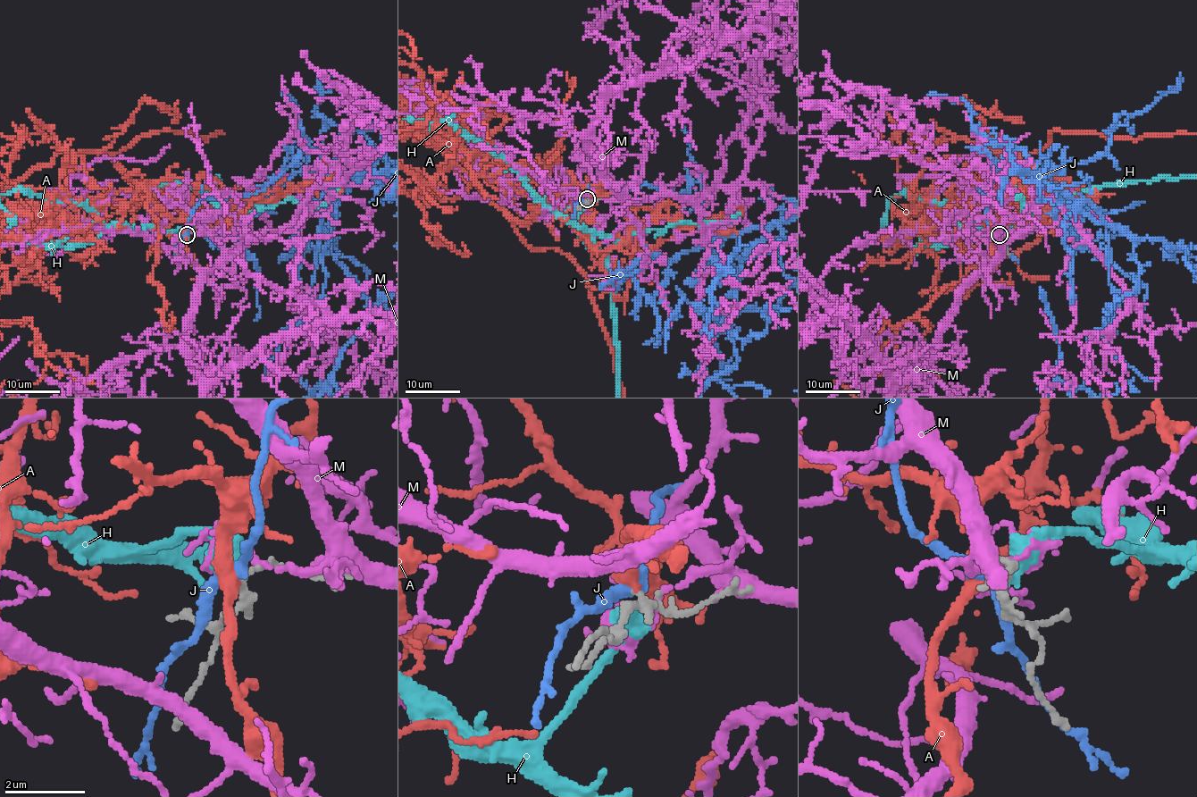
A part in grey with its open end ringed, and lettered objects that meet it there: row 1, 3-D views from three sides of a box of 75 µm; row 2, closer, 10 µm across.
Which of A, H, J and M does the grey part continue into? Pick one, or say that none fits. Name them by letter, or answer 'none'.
A

